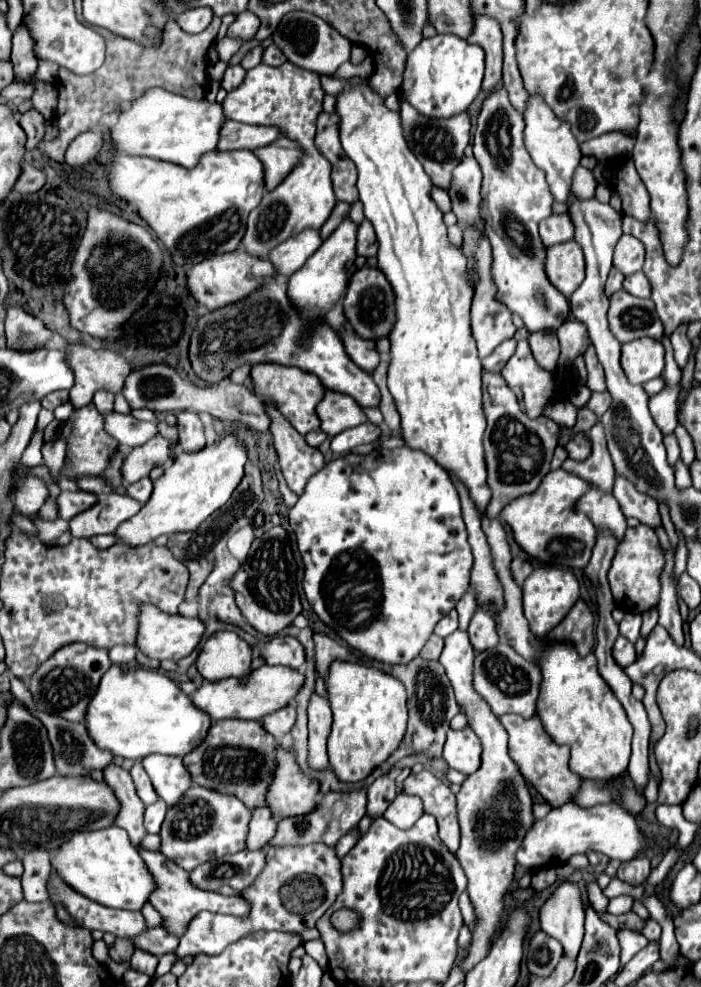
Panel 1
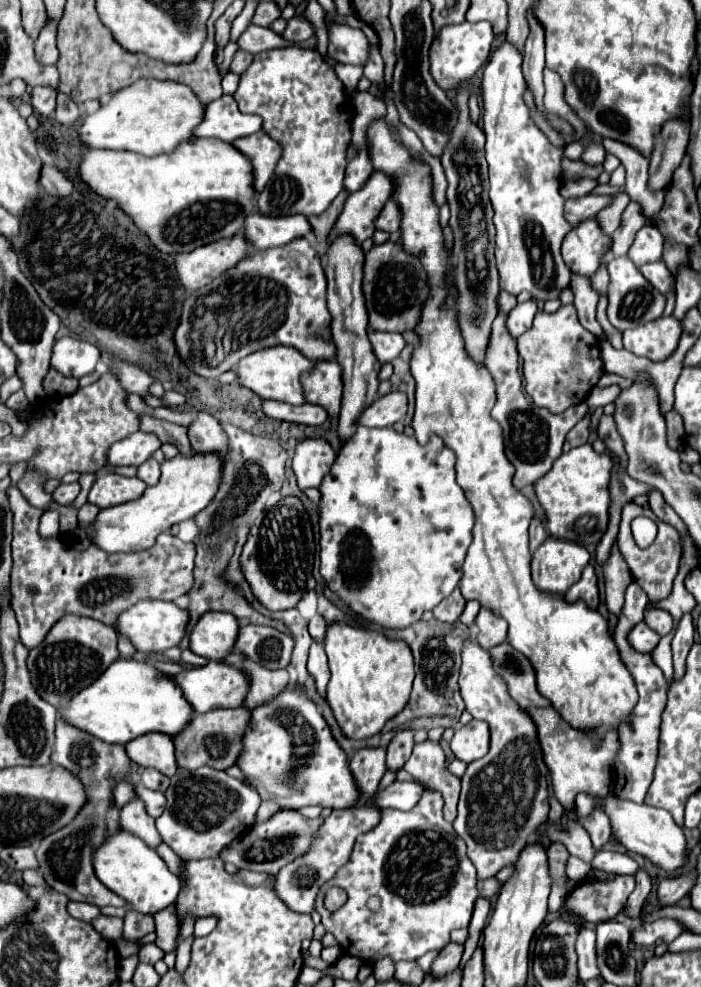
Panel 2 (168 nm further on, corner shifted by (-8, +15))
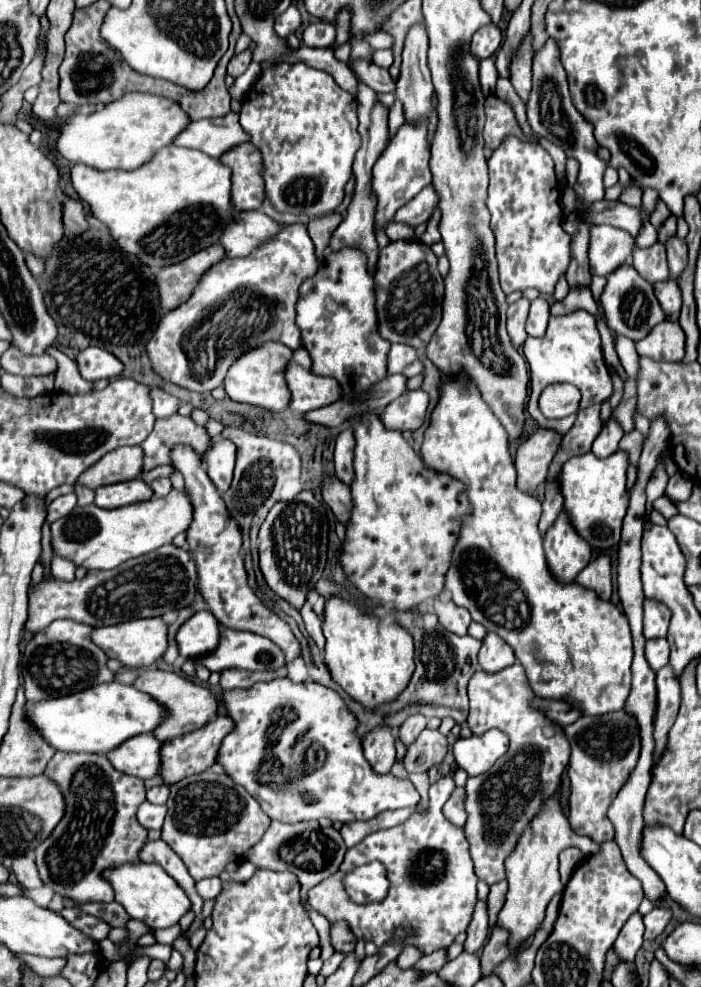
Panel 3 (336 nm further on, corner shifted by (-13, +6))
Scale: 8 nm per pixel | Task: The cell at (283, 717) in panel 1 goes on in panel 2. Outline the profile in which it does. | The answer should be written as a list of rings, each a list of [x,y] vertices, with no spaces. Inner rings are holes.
[[[245,659],[241,667],[249,673],[249,697],[245,697],[247,709],[255,709],[257,705],[275,697],[281,689],[285,689],[285,685],[289,685],[287,669],[269,671],[249,659]]]

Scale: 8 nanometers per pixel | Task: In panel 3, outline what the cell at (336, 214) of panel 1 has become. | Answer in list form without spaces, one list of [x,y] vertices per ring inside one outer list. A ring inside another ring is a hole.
[[[340,212],[322,216],[322,218],[310,218],[310,222],[308,222],[308,234],[310,234],[310,238],[312,238],[314,246],[316,246],[316,256],[320,258],[320,262],[328,254],[330,236],[340,226],[340,222],[342,222],[342,214]]]

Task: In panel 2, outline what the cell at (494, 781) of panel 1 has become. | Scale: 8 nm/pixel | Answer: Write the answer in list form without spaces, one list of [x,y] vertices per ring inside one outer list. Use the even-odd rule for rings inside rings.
[[[473,639],[465,641],[463,645],[463,665],[461,665],[461,675],[459,675],[459,687],[461,687],[461,697],[467,705],[467,711],[473,715],[473,719],[487,721],[491,727],[491,749],[483,759],[471,761],[467,765],[465,775],[461,777],[461,799],[459,799],[459,815],[453,821],[455,833],[467,843],[467,855],[471,863],[477,869],[479,879],[489,879],[493,877],[499,869],[505,865],[513,865],[521,853],[521,849],[527,845],[529,837],[535,835],[535,831],[547,821],[549,813],[549,783],[547,775],[549,769],[543,761],[539,737],[533,719],[517,707],[513,697],[507,691],[505,679],[493,671],[491,655],[489,651],[481,649]]]

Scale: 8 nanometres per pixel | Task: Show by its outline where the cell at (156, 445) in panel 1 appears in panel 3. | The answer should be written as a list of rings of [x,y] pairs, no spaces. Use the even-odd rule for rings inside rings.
[[[126,446],[122,450],[112,450],[102,460],[98,460],[78,482],[88,488],[98,488],[122,480],[132,480],[142,472],[142,448]]]

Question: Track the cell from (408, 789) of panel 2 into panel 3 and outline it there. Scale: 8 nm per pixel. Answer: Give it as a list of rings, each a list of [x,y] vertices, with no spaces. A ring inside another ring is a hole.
[[[288,678],[258,684],[254,690],[224,692],[224,706],[234,720],[236,730],[222,740],[218,762],[228,776],[242,784],[262,806],[262,810],[280,822],[300,822],[330,818],[338,822],[372,820],[386,810],[412,808],[420,802],[420,794],[410,780],[398,780],[392,774],[378,776],[362,754],[362,742],[356,736],[356,720],[344,700],[330,688],[316,682],[294,684]],[[320,740],[328,752],[332,766],[314,774],[302,774],[304,754],[308,746]],[[268,758],[276,758],[282,766],[290,766],[296,774],[288,788],[272,790],[258,780],[258,772]]]

